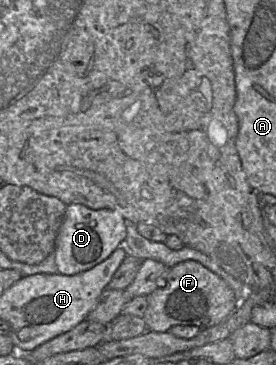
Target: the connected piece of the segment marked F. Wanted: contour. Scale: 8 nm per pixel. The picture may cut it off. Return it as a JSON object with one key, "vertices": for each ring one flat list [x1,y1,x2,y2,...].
{"vertices":[[187,260,168,269,160,285,148,296,148,307,143,316,147,329,169,332,176,325,209,328,228,318,241,299,217,274,197,261]]}

